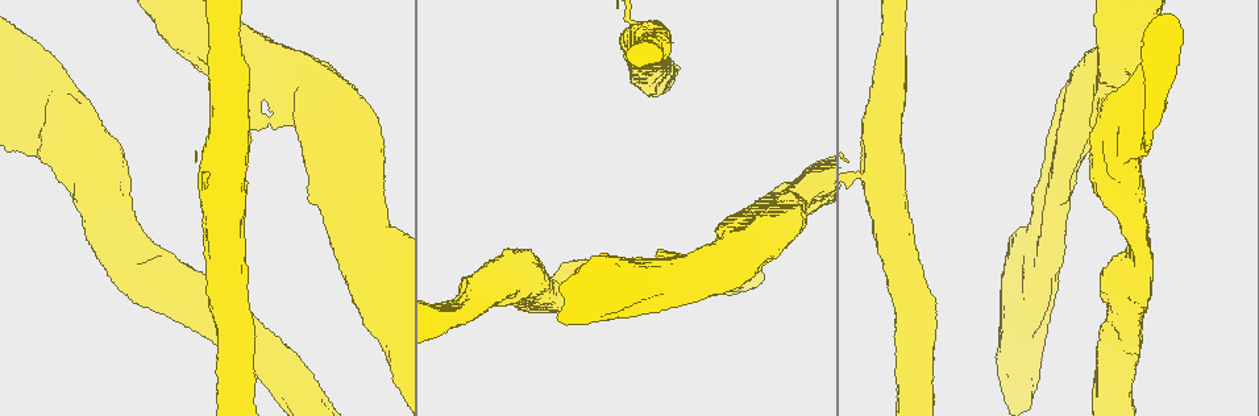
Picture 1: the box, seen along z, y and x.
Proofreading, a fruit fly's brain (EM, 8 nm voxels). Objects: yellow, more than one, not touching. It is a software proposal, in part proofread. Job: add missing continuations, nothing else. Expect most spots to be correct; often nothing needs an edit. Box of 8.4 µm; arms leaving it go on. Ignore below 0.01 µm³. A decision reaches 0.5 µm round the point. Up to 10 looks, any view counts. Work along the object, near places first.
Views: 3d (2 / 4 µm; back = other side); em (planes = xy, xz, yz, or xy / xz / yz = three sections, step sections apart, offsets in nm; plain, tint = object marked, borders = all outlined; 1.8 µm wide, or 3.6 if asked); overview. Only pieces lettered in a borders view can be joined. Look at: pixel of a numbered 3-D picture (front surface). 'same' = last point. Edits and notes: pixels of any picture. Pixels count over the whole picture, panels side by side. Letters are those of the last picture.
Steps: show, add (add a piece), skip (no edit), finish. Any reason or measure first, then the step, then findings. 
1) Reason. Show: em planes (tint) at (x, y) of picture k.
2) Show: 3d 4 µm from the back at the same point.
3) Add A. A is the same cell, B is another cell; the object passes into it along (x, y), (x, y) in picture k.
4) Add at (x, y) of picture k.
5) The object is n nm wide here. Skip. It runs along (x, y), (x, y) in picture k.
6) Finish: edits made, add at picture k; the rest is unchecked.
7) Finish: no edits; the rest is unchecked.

Show: em 3.6 µm planes (borders) at (1145, 266) of picture 1.

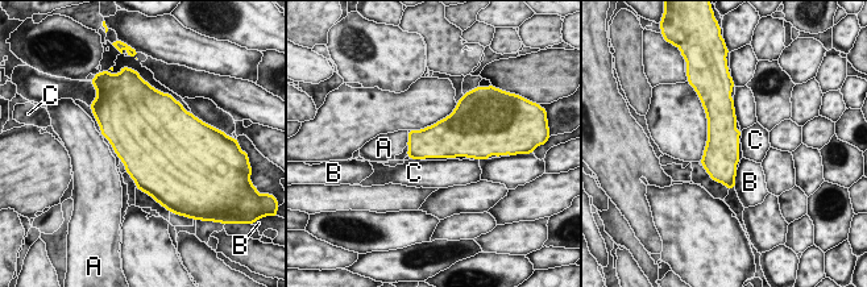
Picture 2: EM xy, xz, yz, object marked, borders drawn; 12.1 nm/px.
The longest contact is with B, 220 nm. Skip. A, B and C are other cells; a border runs along (411, 158), (420, 161) in picture 2; none of them fits.

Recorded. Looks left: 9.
Touches itself. Show: 3d 2 µm at (679, 255) of picture 1.

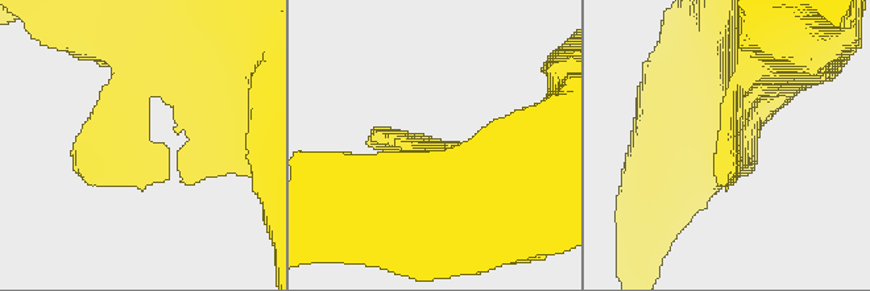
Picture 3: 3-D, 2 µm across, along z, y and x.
Show: em planes (borders) at (736, 162) of picture 3.

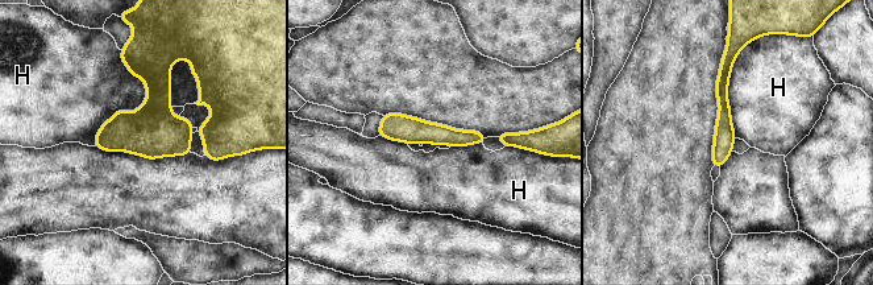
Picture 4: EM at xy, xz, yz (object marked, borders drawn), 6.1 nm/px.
Skip. H is another cell; it runs along (726, 60), (723, 148), (716, 162) in picture 4; none of them fits.

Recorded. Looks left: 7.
Show: 3d 2 µm at (42, 51) of picture 1.

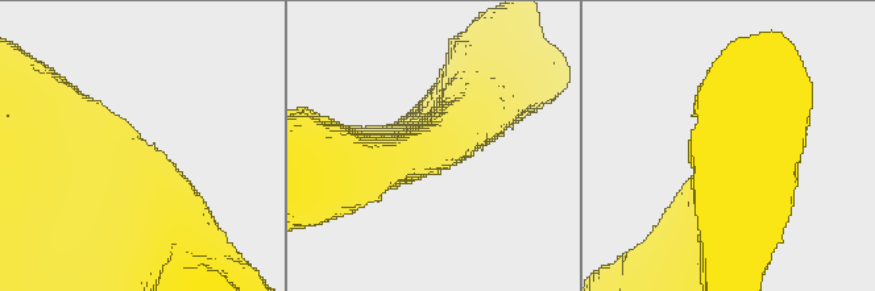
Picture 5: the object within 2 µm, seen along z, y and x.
Show: em yz step 16 (tint) at (142, 140) of picture 5.

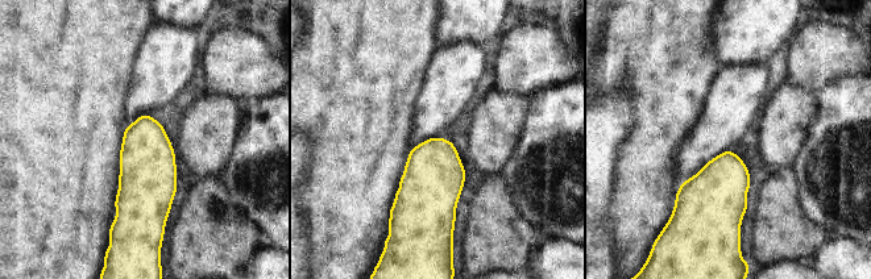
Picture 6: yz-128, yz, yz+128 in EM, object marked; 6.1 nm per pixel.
See the neighbours. Show: em yz step 16 (borders) at the same point.

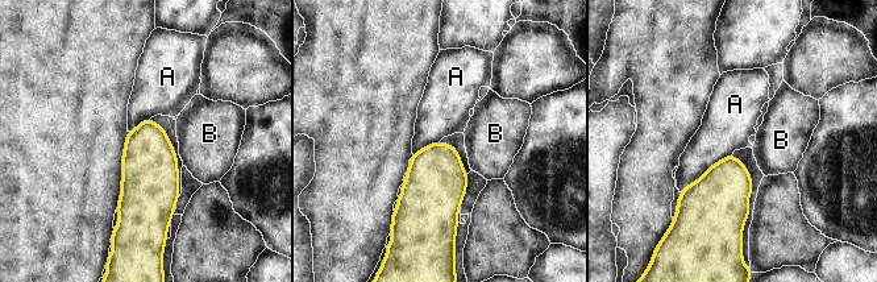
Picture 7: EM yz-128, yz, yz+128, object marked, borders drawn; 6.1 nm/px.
Skip. A and B are other cells; a border runs along (731, 154), (711, 165), (681, 193) in picture 7; no lettered piece goes on from it.

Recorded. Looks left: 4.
Sudden change in width. Show: em xz step 16 (borders) at (866, 176) of picture 1.

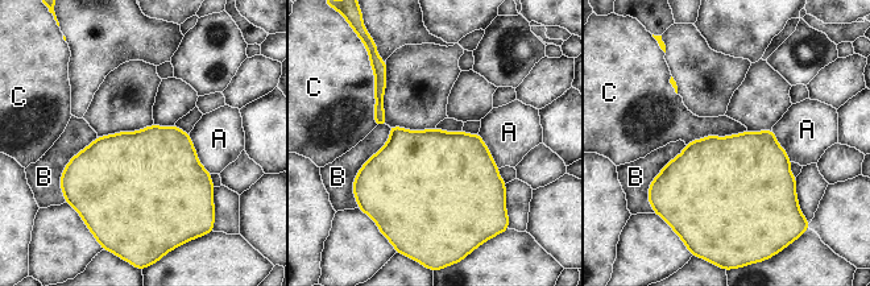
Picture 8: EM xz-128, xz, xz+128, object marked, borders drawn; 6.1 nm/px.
Another direction. Show: em planes (borders) at the same point.

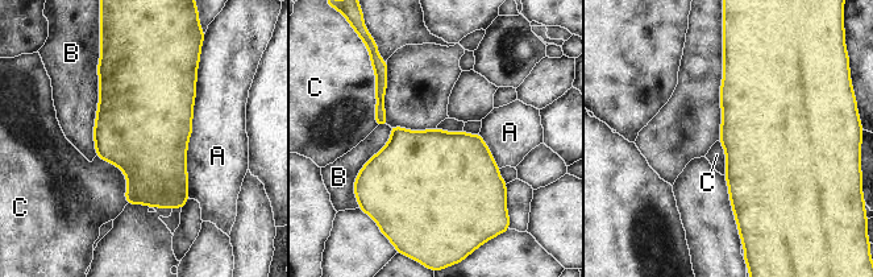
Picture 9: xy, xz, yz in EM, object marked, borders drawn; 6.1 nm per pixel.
The object is 440 nm wide here; the longest contact is with A, 800 nm. Skip. A, B and C are other cells; none of them fits.

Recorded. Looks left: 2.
Finish: no edits; the rest is unchecked.

